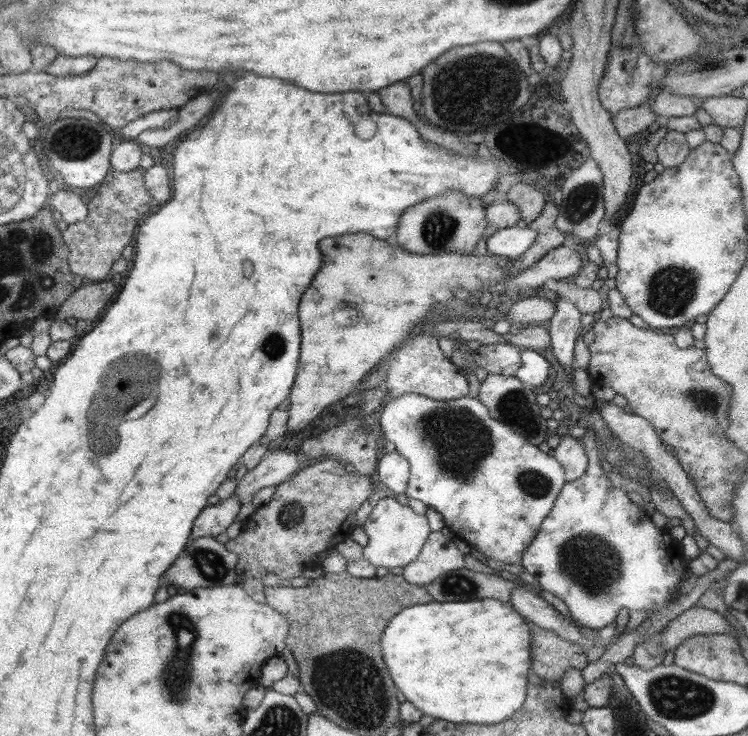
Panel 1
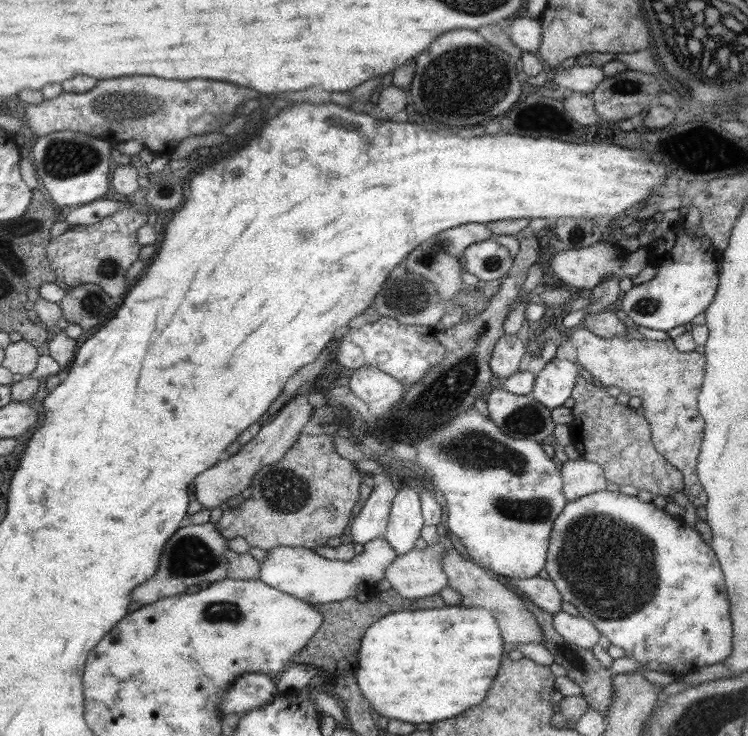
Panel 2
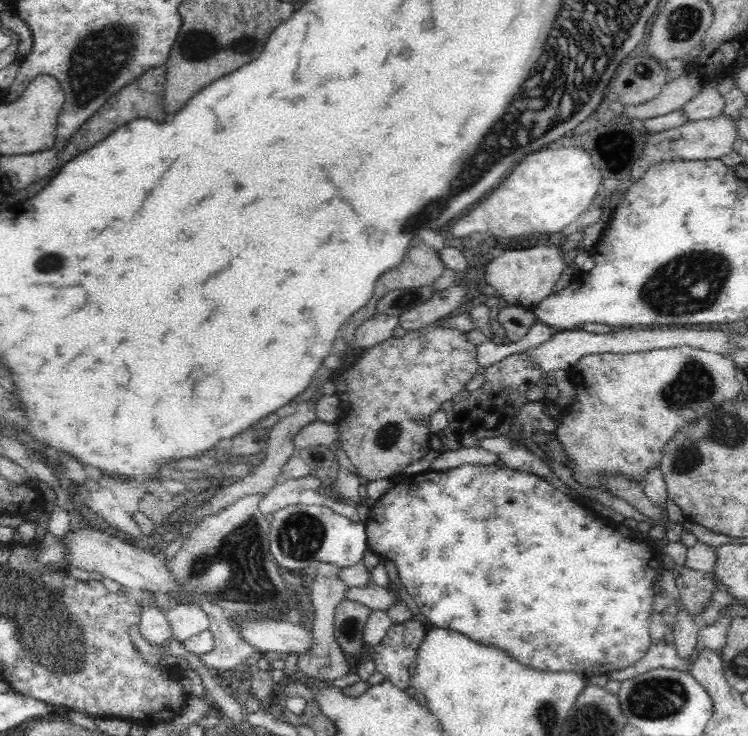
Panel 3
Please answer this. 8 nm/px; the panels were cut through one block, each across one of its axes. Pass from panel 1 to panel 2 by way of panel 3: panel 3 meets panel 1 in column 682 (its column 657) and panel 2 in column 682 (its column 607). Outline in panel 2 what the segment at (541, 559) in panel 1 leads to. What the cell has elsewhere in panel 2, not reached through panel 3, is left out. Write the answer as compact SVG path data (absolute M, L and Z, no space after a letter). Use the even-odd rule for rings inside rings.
M602 490L581 496L578 500L567 502L561 515L554 520L549 538L549 547L546 550L545 572L555 590L561 595L562 602L573 604L581 617L594 624L594 627L609 640L610 644L621 648L624 657L635 660L644 670L656 670L665 674L686 674L694 672L701 666L711 666L723 662L731 653L731 622L729 622L730 604L727 604L723 576L719 564L715 560L713 549L701 538L699 534L685 526L679 518L671 518L667 512L655 508L649 502L639 502L635 496L625 496L619 492Z

